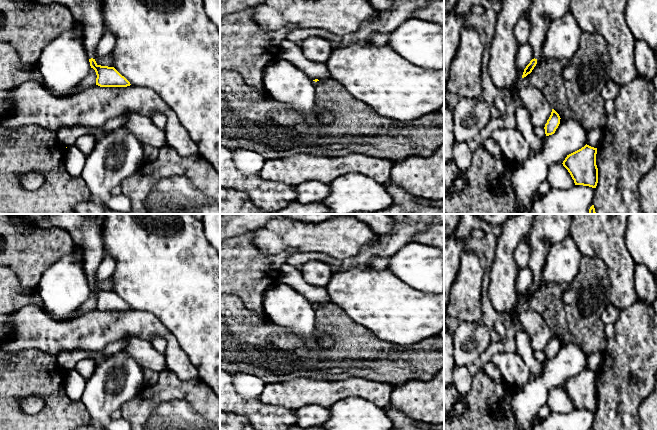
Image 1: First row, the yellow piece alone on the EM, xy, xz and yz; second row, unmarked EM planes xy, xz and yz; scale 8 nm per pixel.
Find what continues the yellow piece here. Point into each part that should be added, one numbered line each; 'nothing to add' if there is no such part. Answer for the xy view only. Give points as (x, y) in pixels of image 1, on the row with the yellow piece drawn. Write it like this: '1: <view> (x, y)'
1: xy (88, 13)

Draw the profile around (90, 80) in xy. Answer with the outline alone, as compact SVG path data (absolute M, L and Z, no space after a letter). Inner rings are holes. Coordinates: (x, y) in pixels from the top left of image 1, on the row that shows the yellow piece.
M91 68L89 74L78 84L77 90L87 89L96 85L96 72Z

